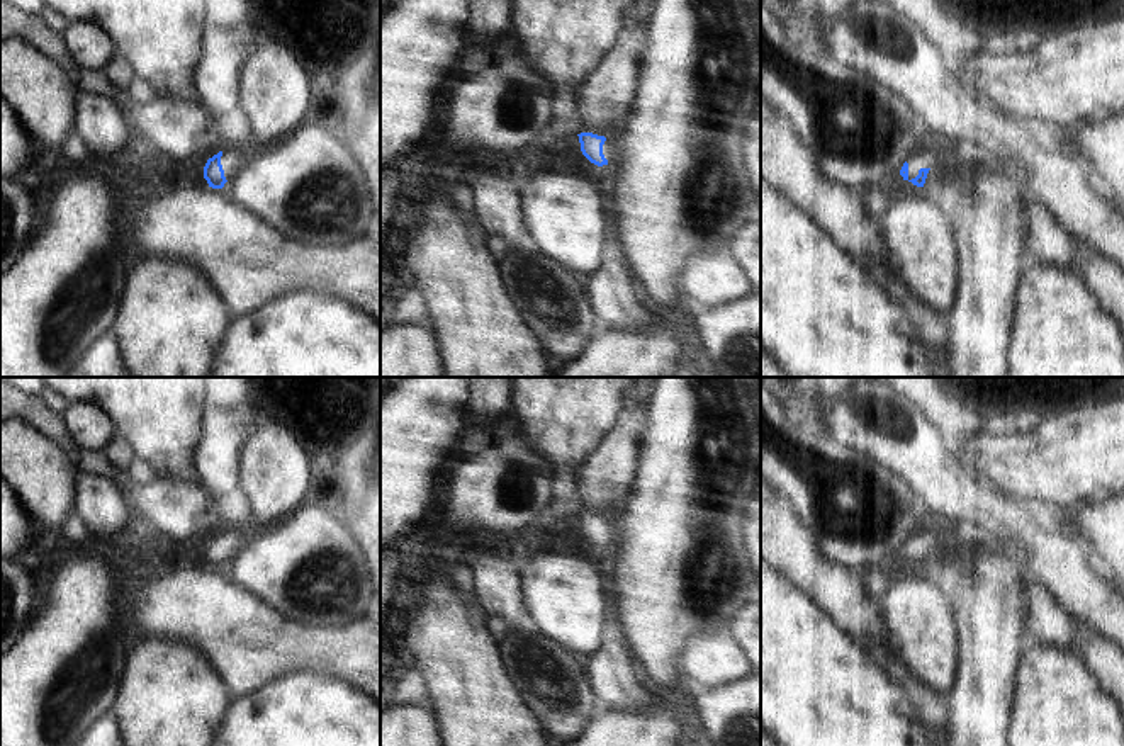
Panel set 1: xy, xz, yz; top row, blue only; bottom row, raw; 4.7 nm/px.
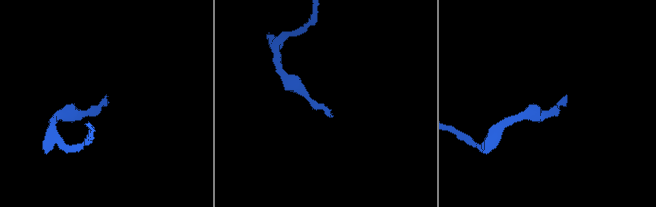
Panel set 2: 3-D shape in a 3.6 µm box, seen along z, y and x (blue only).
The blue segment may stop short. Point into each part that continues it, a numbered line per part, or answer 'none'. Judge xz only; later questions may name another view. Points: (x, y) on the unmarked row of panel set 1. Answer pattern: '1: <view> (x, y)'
1: xz (610, 532)

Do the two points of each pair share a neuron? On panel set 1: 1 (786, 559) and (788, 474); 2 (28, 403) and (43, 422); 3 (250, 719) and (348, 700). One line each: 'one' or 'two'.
1: two
2: one
3: one

